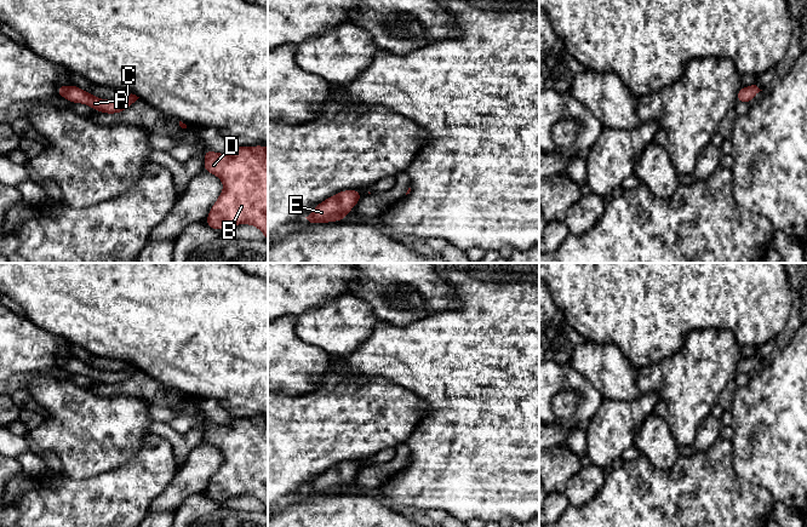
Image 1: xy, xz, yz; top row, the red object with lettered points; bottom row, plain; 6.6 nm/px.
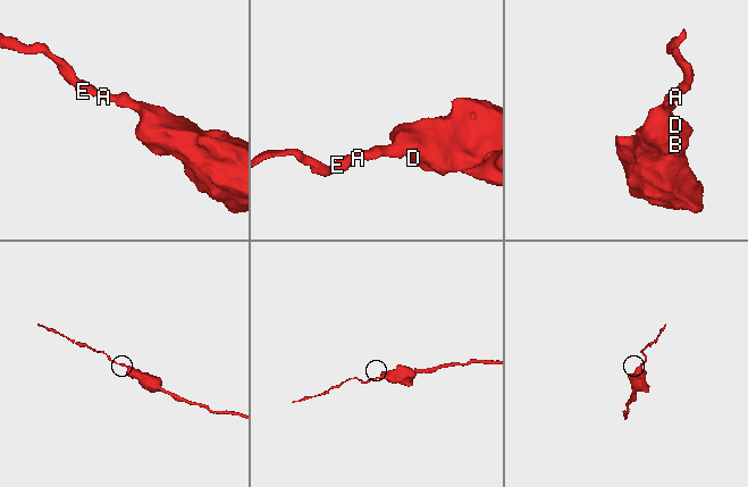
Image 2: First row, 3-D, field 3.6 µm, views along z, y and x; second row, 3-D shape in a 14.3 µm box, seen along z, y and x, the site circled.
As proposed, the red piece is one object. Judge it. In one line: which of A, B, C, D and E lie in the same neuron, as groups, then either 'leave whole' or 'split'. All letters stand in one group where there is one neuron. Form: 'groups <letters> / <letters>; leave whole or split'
groups A B C D E; leave whole

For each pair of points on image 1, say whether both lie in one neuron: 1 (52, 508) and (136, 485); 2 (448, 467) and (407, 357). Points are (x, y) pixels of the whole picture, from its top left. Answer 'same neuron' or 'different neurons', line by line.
1: same neuron
2: same neuron

